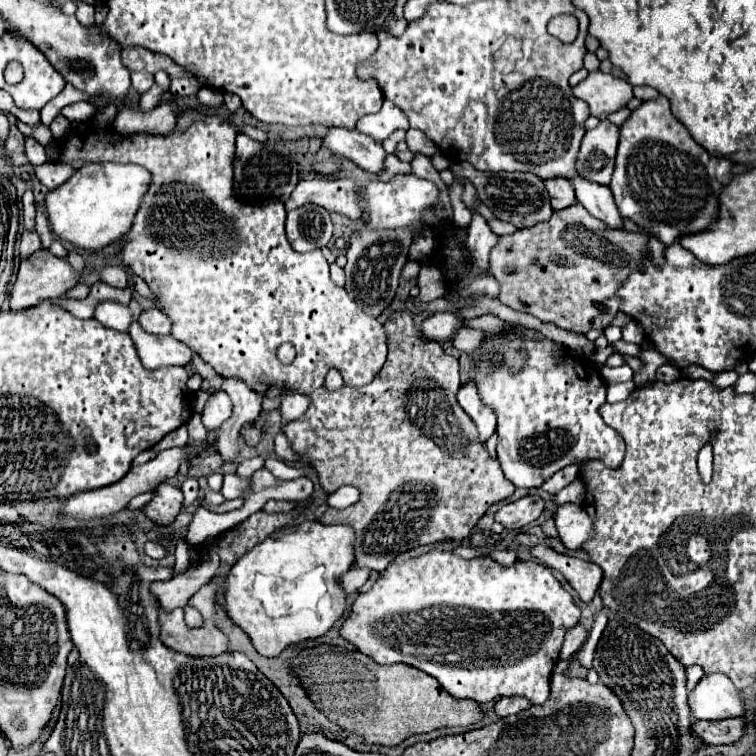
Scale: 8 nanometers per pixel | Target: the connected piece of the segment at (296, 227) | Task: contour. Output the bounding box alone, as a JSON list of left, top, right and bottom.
[287,204,333,252]

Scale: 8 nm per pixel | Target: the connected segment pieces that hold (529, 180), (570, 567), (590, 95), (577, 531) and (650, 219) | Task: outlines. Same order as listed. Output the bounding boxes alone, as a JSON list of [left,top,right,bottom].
[[449,162,553,228],[533,544,603,602],[573,70,633,118],[555,504,593,550],[611,96,733,246]]

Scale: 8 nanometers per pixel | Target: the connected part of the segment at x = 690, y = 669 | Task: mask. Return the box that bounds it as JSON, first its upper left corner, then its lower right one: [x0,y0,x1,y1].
[685,666,703,690]

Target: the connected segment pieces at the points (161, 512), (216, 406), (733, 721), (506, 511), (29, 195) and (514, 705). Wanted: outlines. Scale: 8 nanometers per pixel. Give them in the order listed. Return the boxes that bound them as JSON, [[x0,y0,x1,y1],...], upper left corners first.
[[145,484,183,526],[201,392,231,430],[689,718,743,744],[495,494,545,530],[23,190,35,230],[495,696,533,718]]

